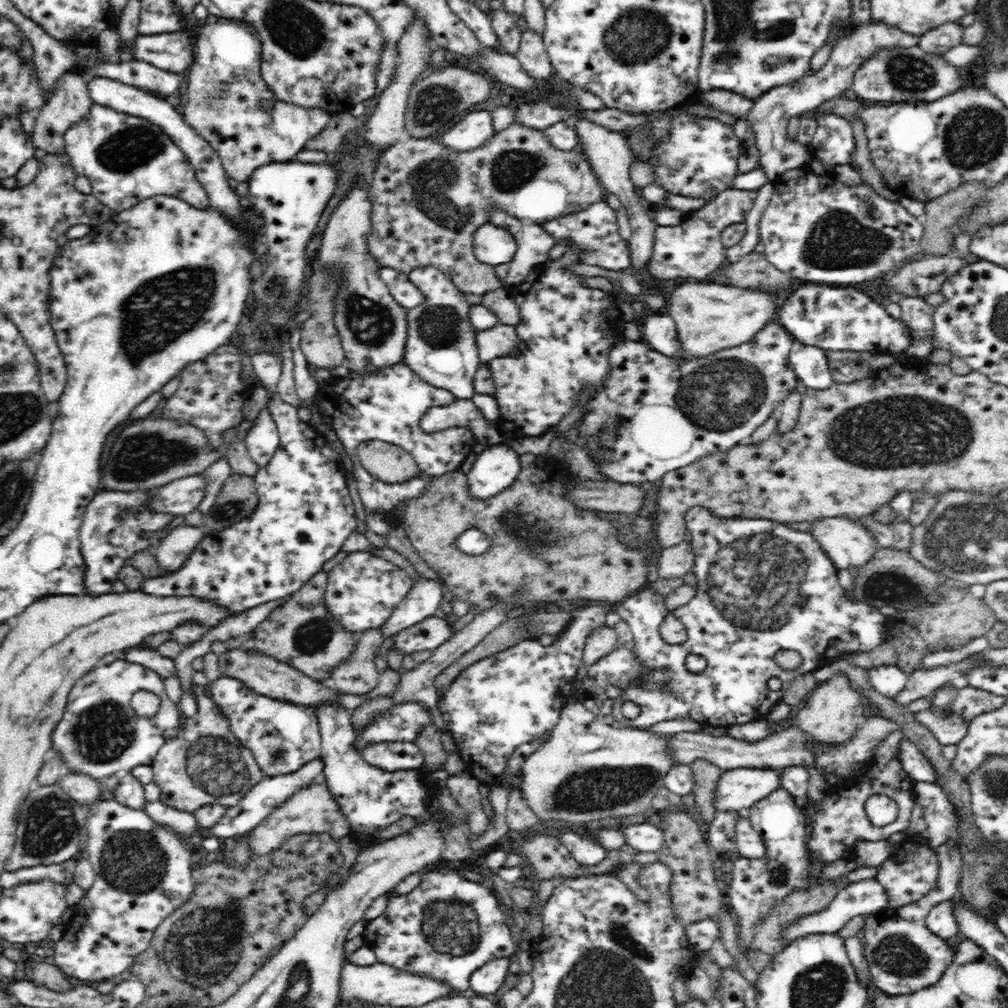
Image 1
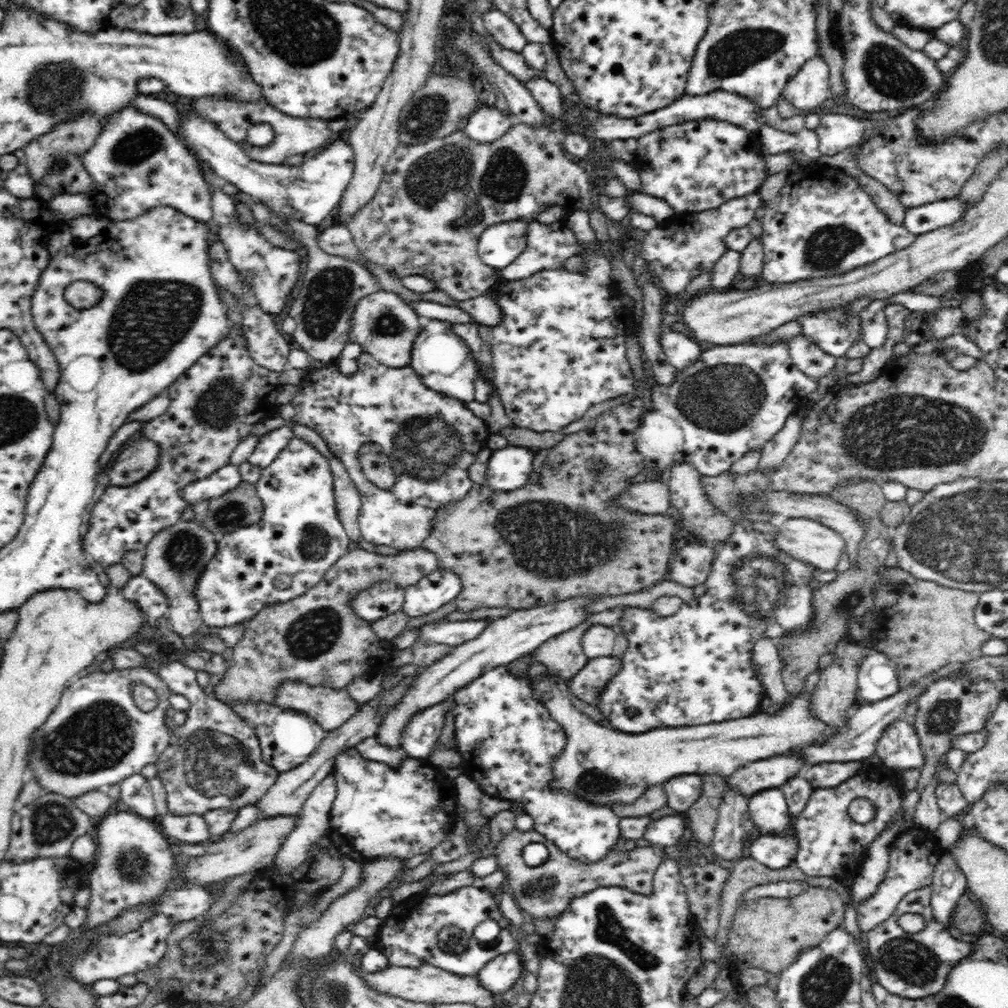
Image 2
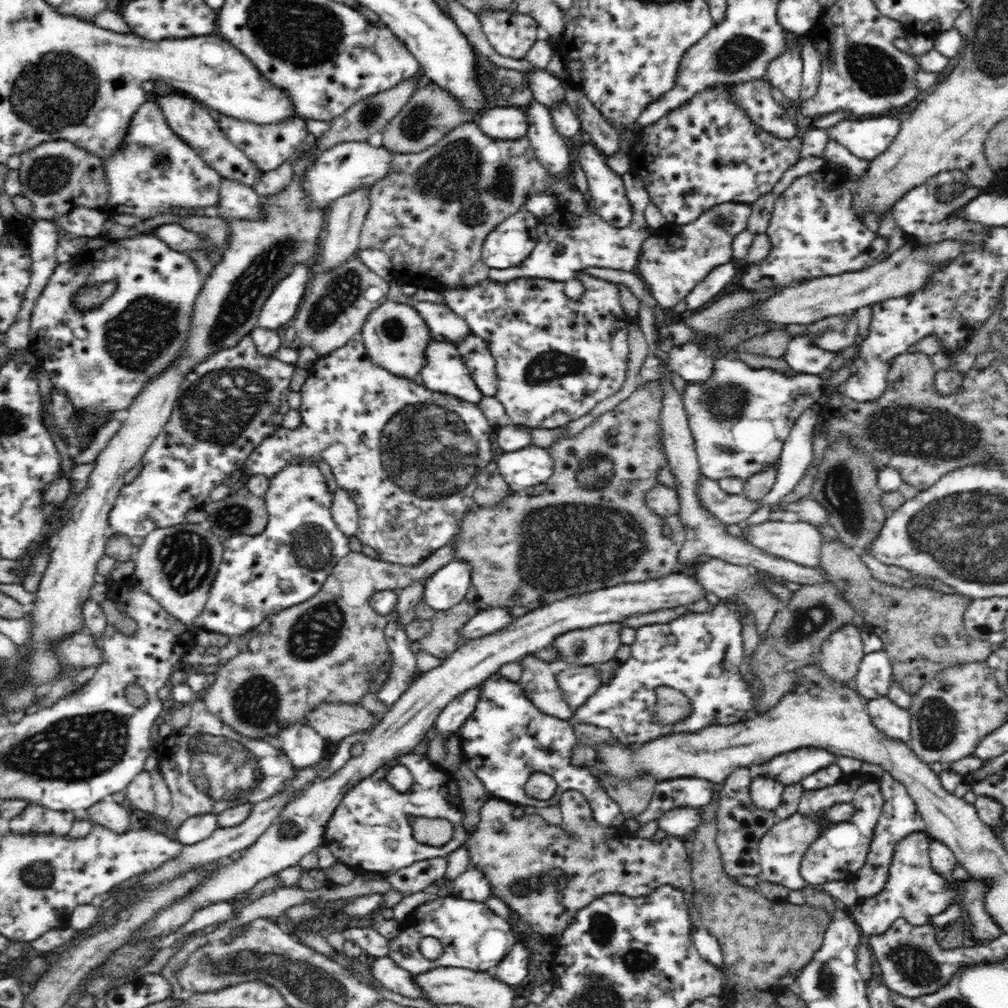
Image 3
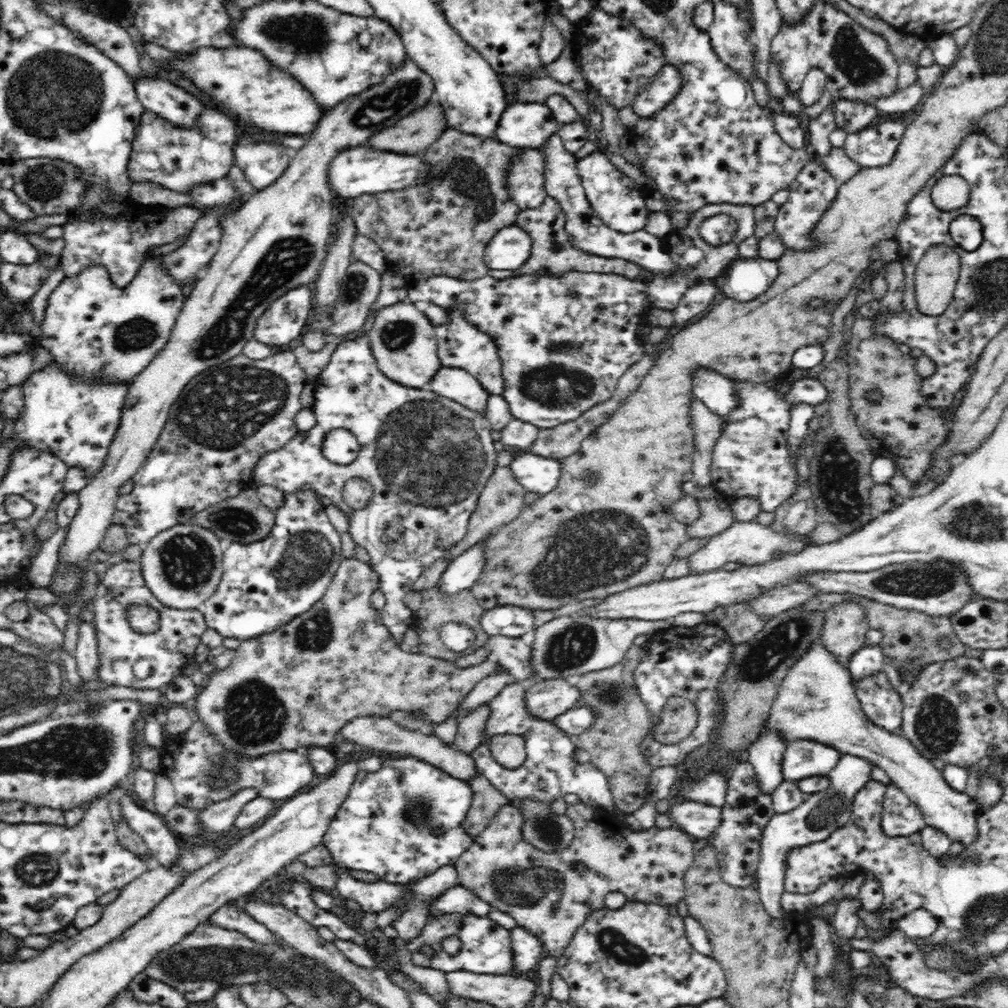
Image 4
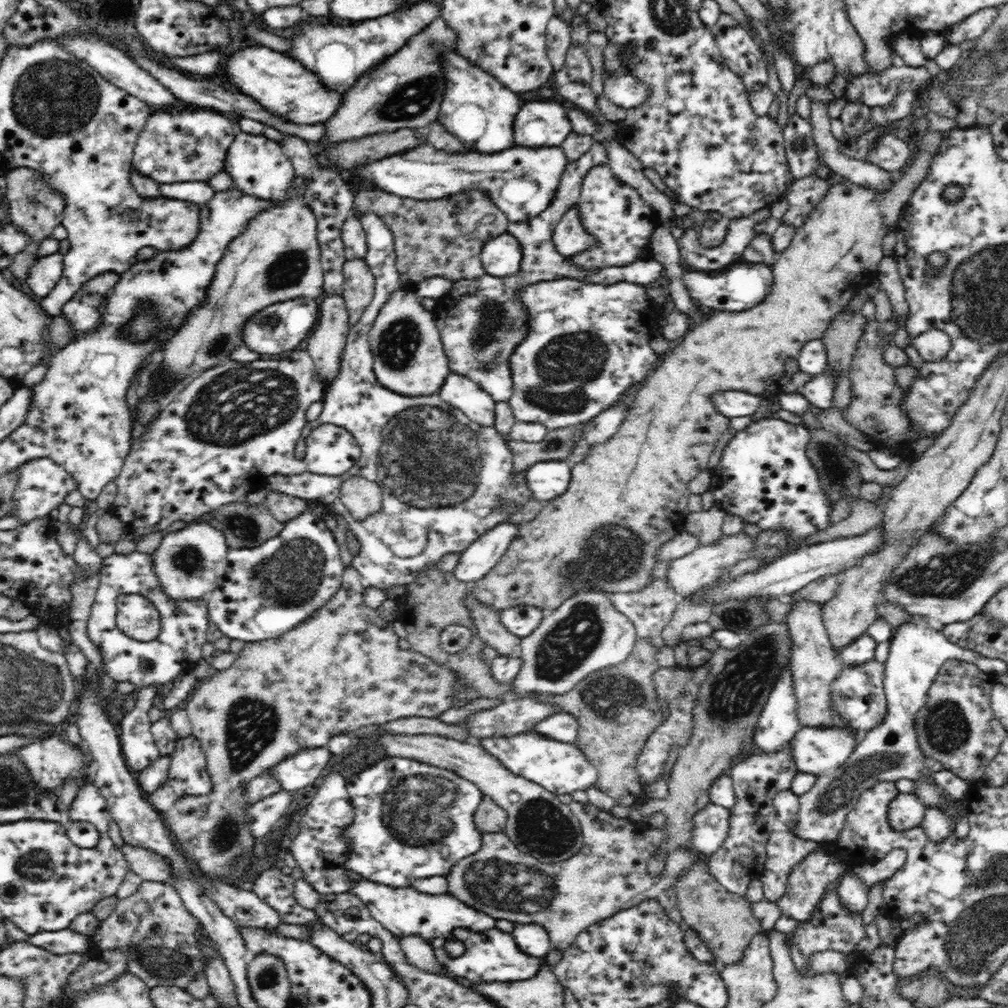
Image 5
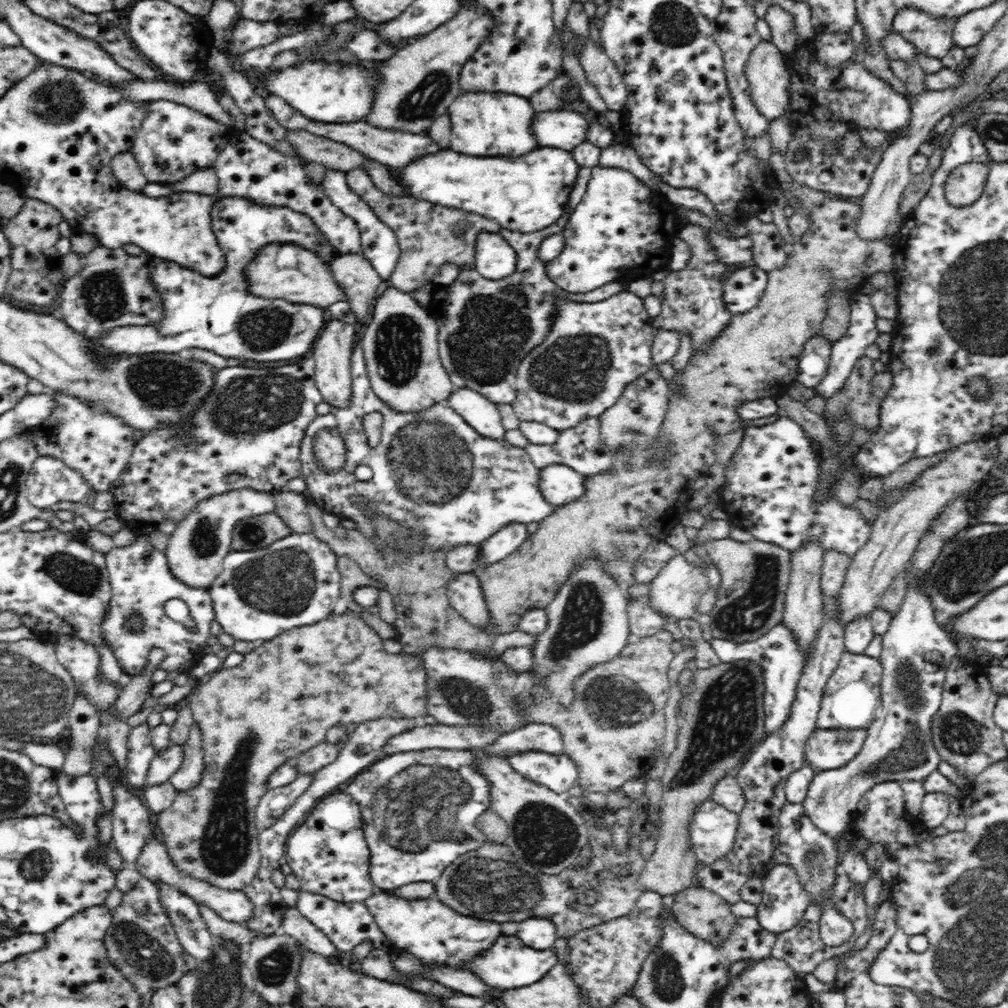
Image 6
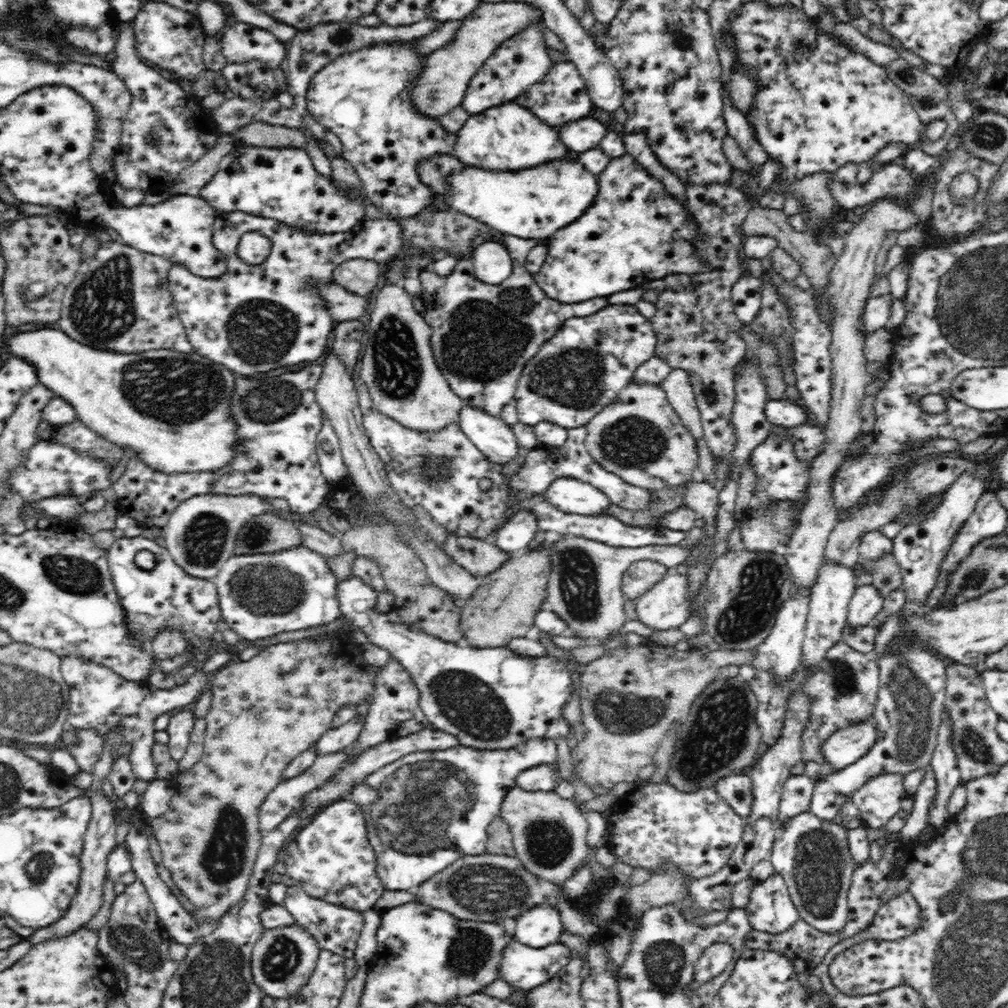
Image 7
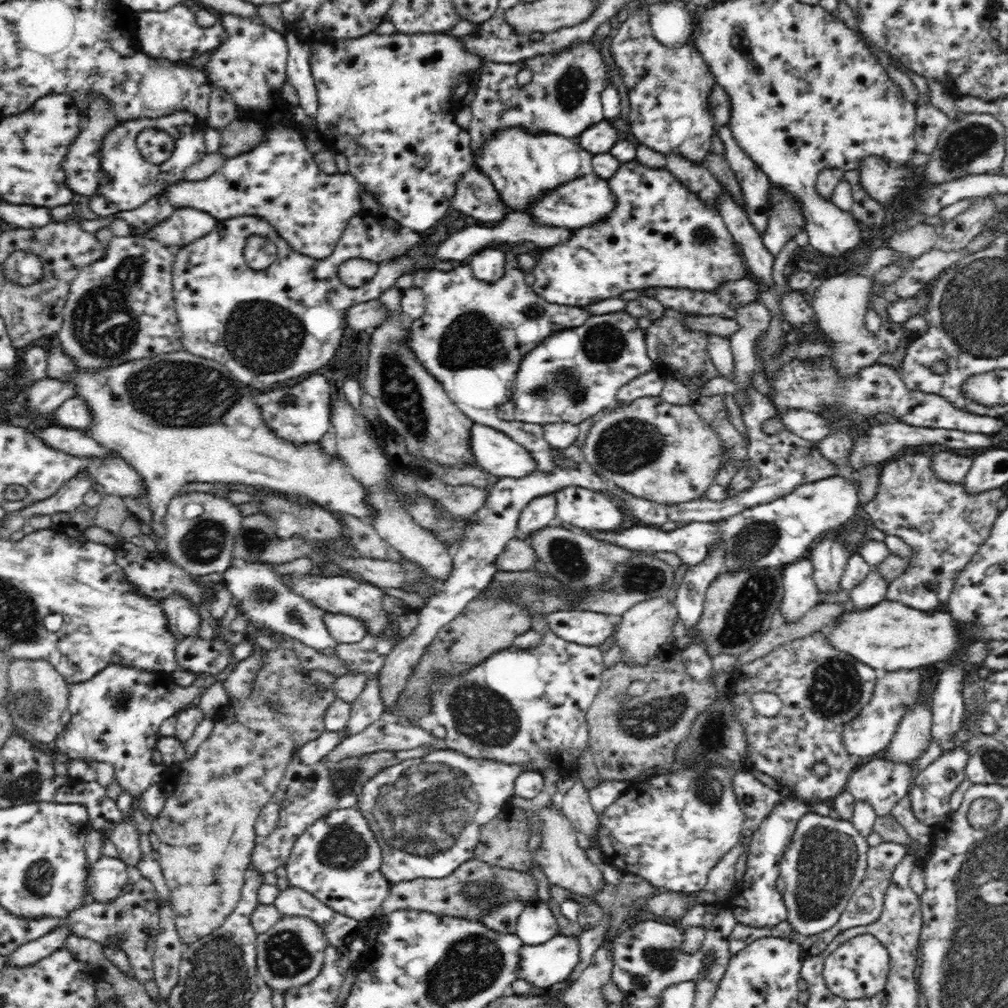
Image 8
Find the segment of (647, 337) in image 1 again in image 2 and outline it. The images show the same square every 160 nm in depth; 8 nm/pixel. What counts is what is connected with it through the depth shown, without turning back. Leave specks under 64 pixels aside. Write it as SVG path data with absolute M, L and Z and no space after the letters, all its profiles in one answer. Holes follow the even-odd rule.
M667 326L664 328L662 336L662 348L668 358L667 362L676 371L686 370L690 365L700 362L702 348L692 342L691 338L681 332L670 331Z

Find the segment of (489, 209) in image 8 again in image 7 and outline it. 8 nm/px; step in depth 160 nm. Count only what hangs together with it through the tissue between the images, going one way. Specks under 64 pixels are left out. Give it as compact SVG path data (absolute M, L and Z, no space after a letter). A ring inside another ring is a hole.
M457 156L432 157L430 160L419 164L420 178L427 184L435 194L447 193L445 176L453 170L465 169L467 167Z

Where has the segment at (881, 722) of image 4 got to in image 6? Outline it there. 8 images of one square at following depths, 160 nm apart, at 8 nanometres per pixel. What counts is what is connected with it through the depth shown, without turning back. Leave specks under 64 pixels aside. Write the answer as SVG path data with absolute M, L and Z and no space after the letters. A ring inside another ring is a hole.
M844 650L821 698L816 729L867 729L880 711L882 667L879 659Z

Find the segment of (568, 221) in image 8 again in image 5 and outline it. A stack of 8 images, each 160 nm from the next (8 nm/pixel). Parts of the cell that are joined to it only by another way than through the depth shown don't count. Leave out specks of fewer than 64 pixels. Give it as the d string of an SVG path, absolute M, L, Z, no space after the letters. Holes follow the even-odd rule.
M423 143L410 151L362 165L354 178L386 193L413 199L440 199L459 195L468 189L482 189L508 217L508 222L517 223L532 220L551 205L568 163L565 152L556 146L514 146L510 150L488 154L444 152Z

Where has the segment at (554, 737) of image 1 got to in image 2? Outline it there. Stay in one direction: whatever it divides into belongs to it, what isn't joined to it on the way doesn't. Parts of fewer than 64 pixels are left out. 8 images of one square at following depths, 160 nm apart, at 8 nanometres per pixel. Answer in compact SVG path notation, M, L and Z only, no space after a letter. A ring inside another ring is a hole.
M810 673L807 676L805 688L792 696L786 704L782 704L772 714L758 712L754 716L718 722L712 725L696 725L681 727L662 727L646 731L642 734L628 734L617 731L610 726L602 726L580 712L569 697L567 681L555 674L540 674L531 679L532 694L539 698L550 712L551 717L559 722L566 731L567 741L562 754L553 762L554 780L549 782L551 788L561 788L559 792L570 792L581 798L597 802L598 804L612 805L612 802L624 802L628 805L636 801L647 790L648 786L661 785L671 778L695 774L702 776L710 773L724 780L740 767L751 762L758 762L774 755L784 755L792 750L812 745L814 742L826 742L838 734L847 725L828 725L811 714L811 696L816 690L819 673Z

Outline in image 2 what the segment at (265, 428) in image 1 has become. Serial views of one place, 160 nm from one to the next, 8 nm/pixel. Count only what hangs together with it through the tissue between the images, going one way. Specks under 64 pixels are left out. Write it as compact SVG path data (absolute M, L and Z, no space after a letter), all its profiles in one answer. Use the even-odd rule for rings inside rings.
M362 352L360 357L357 359L357 367L356 372L354 374L343 374L339 369L339 359L334 360L328 364L329 366L323 367L320 369L312 369L306 373L304 379L298 386L296 386L297 392L295 399L293 400L294 409L296 411L296 415L289 420L289 424L282 426L276 430L271 430L267 432L265 435L261 436L257 447L254 449L254 452L249 456L249 463L252 466L258 468L264 468L270 466L272 461L277 457L277 454L284 450L284 447L291 441L292 438L292 429L293 424L298 423L300 425L304 425L310 429L314 429L326 442L326 446L329 451L332 453L332 456L336 457L342 465L344 465L344 469L346 469L346 473L349 474L350 480L354 482L356 489L360 492L361 497L361 509L359 510L359 527L361 538L367 540L368 542L372 542L374 545L378 546L389 546L390 548L394 548L396 553L403 553L404 551L413 551L416 549L423 548L423 542L431 535L432 530L435 529L435 516L438 514L442 507L446 506L448 503L461 501L466 494L469 494L469 490L472 490L474 484L470 479L467 470L476 462L476 455L482 448L484 447L484 442L486 436L489 431L487 429L487 424L482 418L479 418L471 409L466 407L466 403L464 401L458 400L456 398L452 398L446 396L444 393L436 393L434 390L430 390L420 381L420 377L418 377L414 370L408 367L386 367L382 364L379 364L370 354ZM366 443L374 443L376 445L380 445L380 449L382 449L382 453L388 456L388 461L390 461L390 466L392 466L392 471L394 471L394 475L396 478L396 483L390 489L382 489L378 488L378 486L374 485L372 482L367 480L366 474L364 474L363 468L359 463L358 451L359 448Z

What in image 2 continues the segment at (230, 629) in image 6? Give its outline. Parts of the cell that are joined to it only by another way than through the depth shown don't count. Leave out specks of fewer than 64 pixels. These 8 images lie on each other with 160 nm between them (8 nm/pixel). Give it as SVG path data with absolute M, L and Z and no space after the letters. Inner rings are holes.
M294 438L294 440L288 442L284 450L281 450L277 454L272 464L261 469L261 478L258 480L258 484L256 484L255 488L258 497L261 498L261 504L263 505L263 514L260 522L254 523L252 526L237 528L233 533L225 534L224 538L217 544L216 554L213 556L212 560L204 566L203 573L200 574L196 582L195 597L197 598L197 604L199 604L204 625L210 629L224 629L238 626L238 624L246 624L263 608L278 603L288 602L294 597L304 594L310 587L319 583L323 574L331 566L334 566L340 557L343 557L349 551L348 544L350 544L351 538L346 534L342 523L340 523L338 514L336 514L335 482L332 477L332 471L330 470L330 463L326 458L322 458L320 452L316 452L308 442L304 442L304 440L300 440L300 438Z

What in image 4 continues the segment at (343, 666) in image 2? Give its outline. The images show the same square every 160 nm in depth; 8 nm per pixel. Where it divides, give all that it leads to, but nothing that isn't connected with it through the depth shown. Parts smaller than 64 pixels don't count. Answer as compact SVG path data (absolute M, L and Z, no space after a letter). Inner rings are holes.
M496 467L484 488L484 492L482 492L482 496L478 499L476 510L471 514L465 539L451 549L448 549L445 557L451 560L462 551L466 550L466 548L470 548L472 544L476 544L476 542L480 542L481 539L486 538L493 530L513 521L525 506L523 498L526 494L527 492L520 483L516 481L516 477L514 477L509 467ZM354 556L343 560L327 593L304 614L296 615L278 630L240 642L230 664L224 669L214 668L214 675L196 695L194 710L224 749L252 758L312 746L332 748L336 734L352 719L384 718L392 711L426 713L432 722L443 723L476 684L496 670L499 662L494 653L480 666L465 668L420 652L418 656L406 656L383 624L380 610L372 606L371 594L378 589L378 582L378 573L368 563Z

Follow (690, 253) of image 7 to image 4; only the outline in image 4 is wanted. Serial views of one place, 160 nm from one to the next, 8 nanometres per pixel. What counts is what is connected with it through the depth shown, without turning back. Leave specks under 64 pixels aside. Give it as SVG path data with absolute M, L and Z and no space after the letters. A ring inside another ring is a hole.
M593 152L578 159L576 166L584 194L590 202L590 208L606 227L622 234L645 229L649 210L644 202L646 198L642 197L633 179L616 169L616 166L602 152Z

